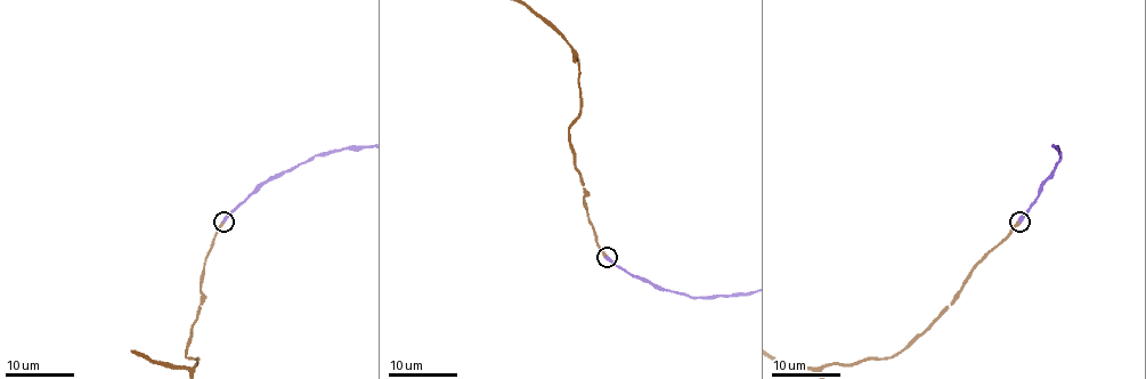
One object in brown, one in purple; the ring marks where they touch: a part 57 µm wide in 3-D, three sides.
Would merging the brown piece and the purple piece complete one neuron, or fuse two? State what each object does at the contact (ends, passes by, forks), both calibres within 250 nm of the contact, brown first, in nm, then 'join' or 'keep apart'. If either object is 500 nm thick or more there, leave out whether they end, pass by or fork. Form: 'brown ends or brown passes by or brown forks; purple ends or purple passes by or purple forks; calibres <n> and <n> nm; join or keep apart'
brown ends; purple ends; calibres 380 and 400 nm; join

